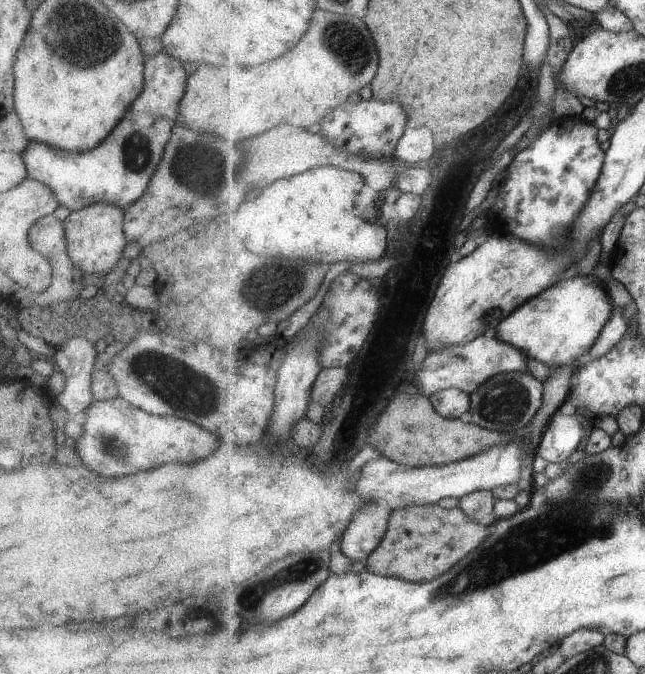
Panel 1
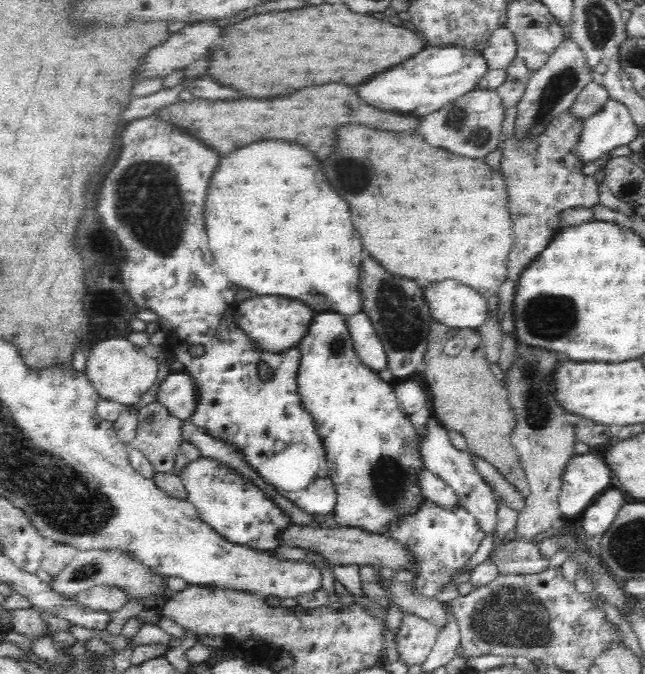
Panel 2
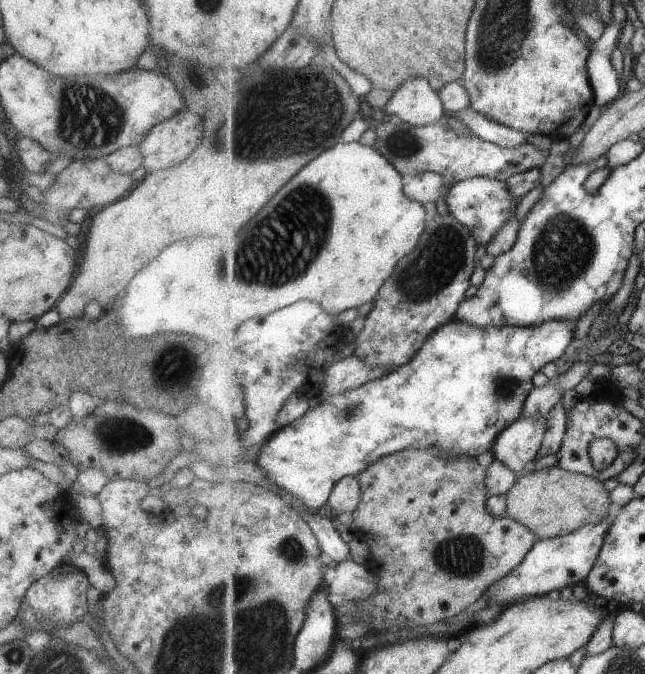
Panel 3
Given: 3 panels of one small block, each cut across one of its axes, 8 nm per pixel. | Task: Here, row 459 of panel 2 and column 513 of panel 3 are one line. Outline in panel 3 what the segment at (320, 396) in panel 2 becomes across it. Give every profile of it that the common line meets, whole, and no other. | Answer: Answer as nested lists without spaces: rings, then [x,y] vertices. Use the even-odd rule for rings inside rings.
[[[453,318],[451,322],[447,322],[445,326],[442,326],[429,336],[423,348],[417,352],[411,362],[404,364],[401,368],[397,368],[397,370],[386,372],[382,377],[366,382],[363,386],[355,388],[355,390],[348,390],[345,394],[341,394],[341,396],[326,397],[320,405],[311,407],[301,418],[298,418],[295,422],[291,422],[285,428],[278,429],[273,436],[270,436],[262,443],[260,456],[256,460],[257,466],[261,466],[261,470],[265,472],[265,476],[273,484],[279,486],[281,490],[297,496],[311,514],[317,514],[330,499],[337,481],[340,481],[341,478],[345,478],[346,476],[359,476],[361,472],[369,470],[375,462],[381,462],[381,458],[391,456],[395,452],[403,452],[403,450],[409,450],[409,448],[431,448],[431,446],[437,446],[437,448],[448,452],[449,455],[459,456],[467,454],[467,456],[477,458],[477,456],[489,452],[489,450],[493,451],[495,442],[497,442],[500,434],[522,417],[521,414],[523,414],[527,397],[536,387],[533,384],[535,374],[541,372],[541,368],[545,364],[559,360],[566,351],[573,349],[575,328],[577,328],[577,324],[573,320],[549,320],[549,322],[544,322],[539,326],[516,327],[509,325],[506,327],[484,326],[483,328],[479,328],[475,324],[467,324],[467,322],[461,322],[461,320]]]

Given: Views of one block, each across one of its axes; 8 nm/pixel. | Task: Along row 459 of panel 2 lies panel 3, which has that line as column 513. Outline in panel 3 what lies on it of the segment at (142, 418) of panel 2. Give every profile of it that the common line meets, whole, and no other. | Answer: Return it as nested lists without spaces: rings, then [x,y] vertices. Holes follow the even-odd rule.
[[[387,121],[380,123],[375,132],[376,149],[381,154],[384,154],[385,158],[388,158],[389,162],[392,162],[393,166],[396,166],[397,170],[407,179],[410,179],[413,174],[437,172],[437,174],[441,174],[445,178],[445,182],[449,186],[475,177],[489,177],[506,181],[515,176],[515,174],[527,172],[531,168],[541,168],[547,162],[547,158],[549,158],[549,150],[537,148],[531,142],[525,142],[523,146],[517,146],[517,148],[505,148],[479,137],[473,138],[472,136],[465,136],[465,134],[457,134],[455,130],[451,130],[449,126],[445,126],[440,122],[420,127],[403,121],[400,121],[399,124]]]

